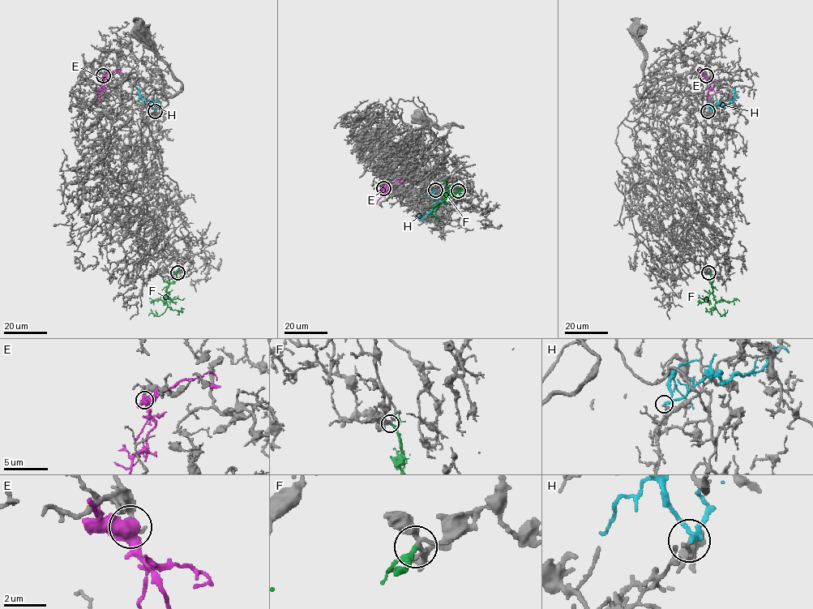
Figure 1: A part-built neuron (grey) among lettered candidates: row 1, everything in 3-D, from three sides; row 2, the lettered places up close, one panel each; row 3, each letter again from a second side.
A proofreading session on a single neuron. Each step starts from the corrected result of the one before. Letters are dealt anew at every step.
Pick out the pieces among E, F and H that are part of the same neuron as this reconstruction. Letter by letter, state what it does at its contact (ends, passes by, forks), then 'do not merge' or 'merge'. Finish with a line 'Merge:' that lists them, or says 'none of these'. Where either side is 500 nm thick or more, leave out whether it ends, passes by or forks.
E: do not merge
F: it passes by; do not merge
H: it passes by; do not merge
Merge: none of these

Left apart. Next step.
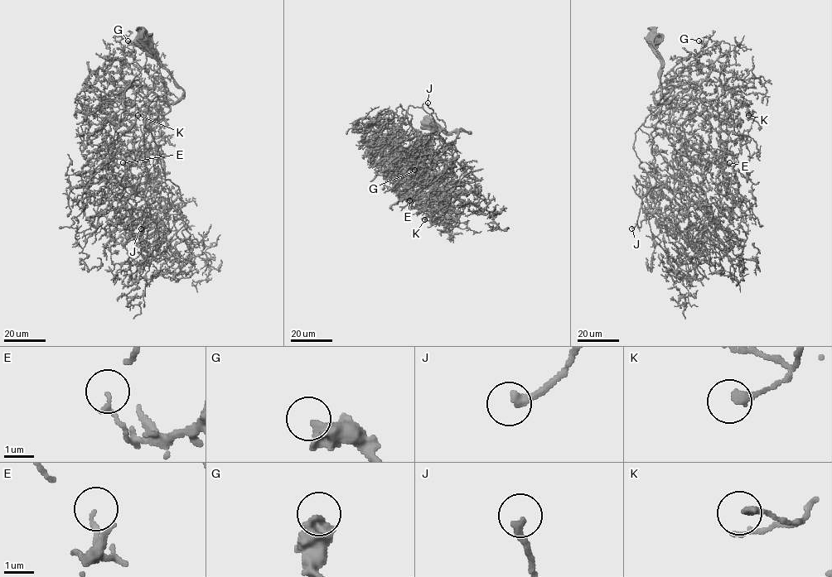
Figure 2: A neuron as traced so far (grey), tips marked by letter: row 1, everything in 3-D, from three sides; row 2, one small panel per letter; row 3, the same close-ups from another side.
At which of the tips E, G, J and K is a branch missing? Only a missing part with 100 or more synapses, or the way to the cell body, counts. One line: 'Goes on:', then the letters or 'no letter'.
Goes on: J

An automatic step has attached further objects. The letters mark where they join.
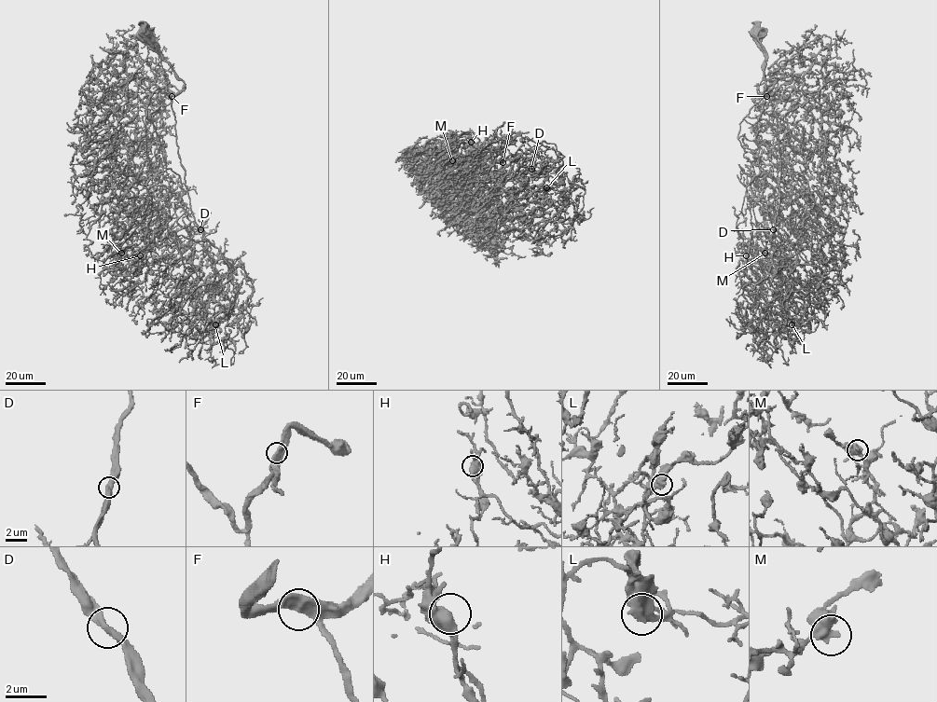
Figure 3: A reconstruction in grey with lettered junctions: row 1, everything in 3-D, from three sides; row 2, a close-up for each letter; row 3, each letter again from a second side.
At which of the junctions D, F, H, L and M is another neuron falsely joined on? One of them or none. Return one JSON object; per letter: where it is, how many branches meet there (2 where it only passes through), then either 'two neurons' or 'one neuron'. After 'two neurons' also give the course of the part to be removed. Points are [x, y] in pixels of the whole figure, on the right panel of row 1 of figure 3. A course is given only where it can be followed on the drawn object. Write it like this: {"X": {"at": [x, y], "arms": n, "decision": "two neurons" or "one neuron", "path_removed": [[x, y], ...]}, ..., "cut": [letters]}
{"D": {"at": [773, 229], "arms": 2, "decision": "one neuron"}, "F": {"at": [766, 96], "arms": 2, "decision": "one neuron"}, "H": {"at": [746, 255], "arms": 2, "decision": "one neuron"}, "L": {"at": [792, 324], "arms": 2, "decision": "one neuron"}, "M": {"at": [764, 253], "arms": 2, "decision": "one neuron"}, "cut": []}

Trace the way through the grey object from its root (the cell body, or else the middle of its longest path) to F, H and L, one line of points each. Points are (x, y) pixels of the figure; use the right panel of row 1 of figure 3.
F: (757, 34), (764, 57), (764, 90), (762, 94), (765, 95)
H: (757, 34), (762, 94), (780, 87), (767, 92), (755, 124), (760, 172), (737, 227), (770, 269), (746, 255)
L: (757, 34), (781, 166), (771, 240), (777, 273), (783, 265), (769, 303), (792, 324)

